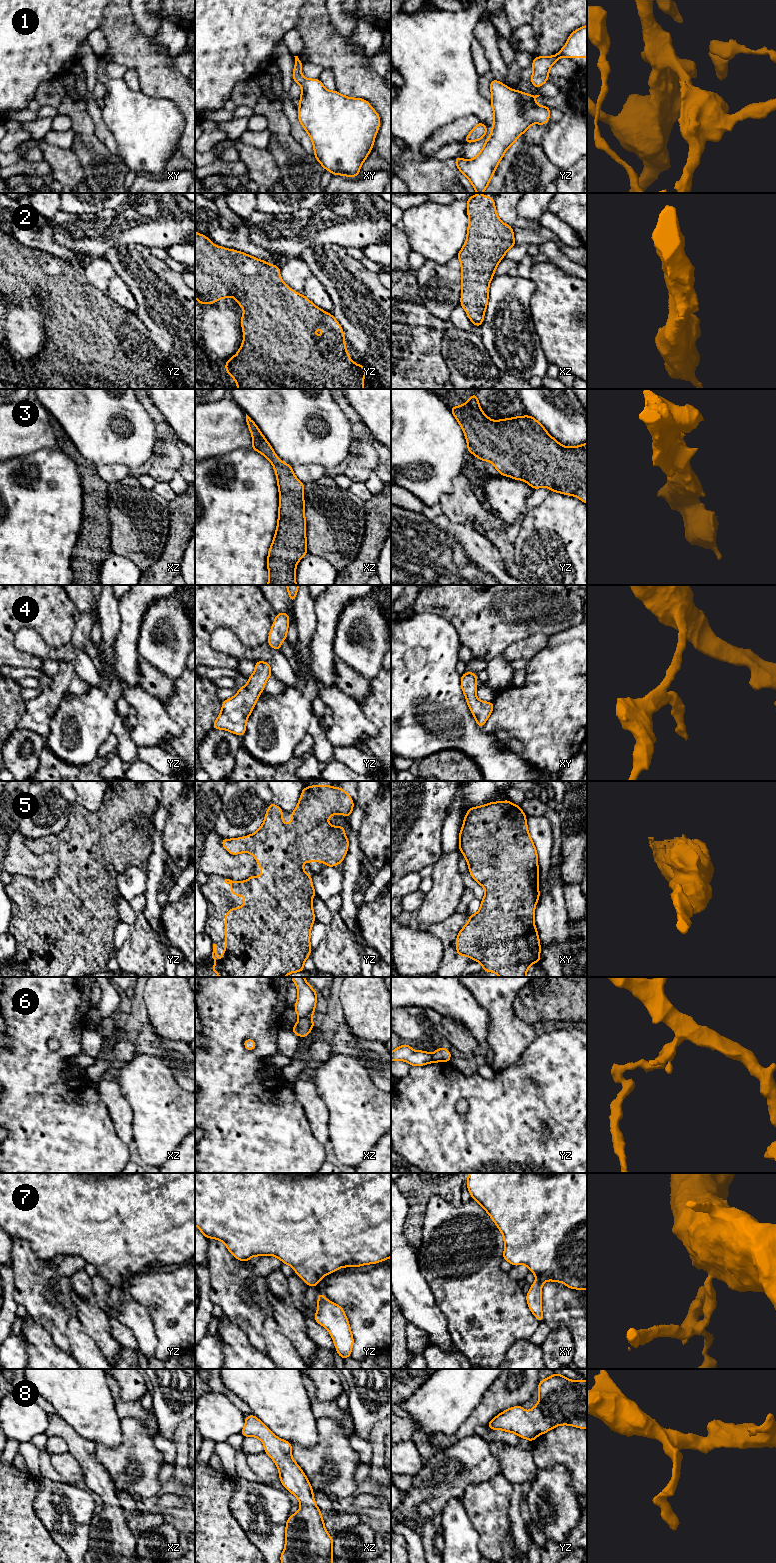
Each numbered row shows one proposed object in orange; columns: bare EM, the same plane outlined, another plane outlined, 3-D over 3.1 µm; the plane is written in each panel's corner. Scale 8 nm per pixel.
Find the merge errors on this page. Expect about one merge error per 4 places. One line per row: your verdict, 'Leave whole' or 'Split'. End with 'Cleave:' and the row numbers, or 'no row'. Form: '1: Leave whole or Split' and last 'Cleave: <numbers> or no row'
1: Leave whole
2: Leave whole
3: Leave whole
4: Leave whole
5: Leave whole
6: Split
7: Leave whole
8: Leave whole
Cleave: 6

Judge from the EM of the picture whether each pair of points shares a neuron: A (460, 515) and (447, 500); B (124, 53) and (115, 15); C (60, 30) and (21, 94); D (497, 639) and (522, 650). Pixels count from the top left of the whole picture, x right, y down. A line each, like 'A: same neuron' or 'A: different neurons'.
A: same neuron
B: same neuron
C: same neuron
D: different neurons

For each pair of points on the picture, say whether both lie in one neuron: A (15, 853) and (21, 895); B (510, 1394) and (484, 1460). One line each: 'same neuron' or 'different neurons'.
A: different neurons
B: different neurons

